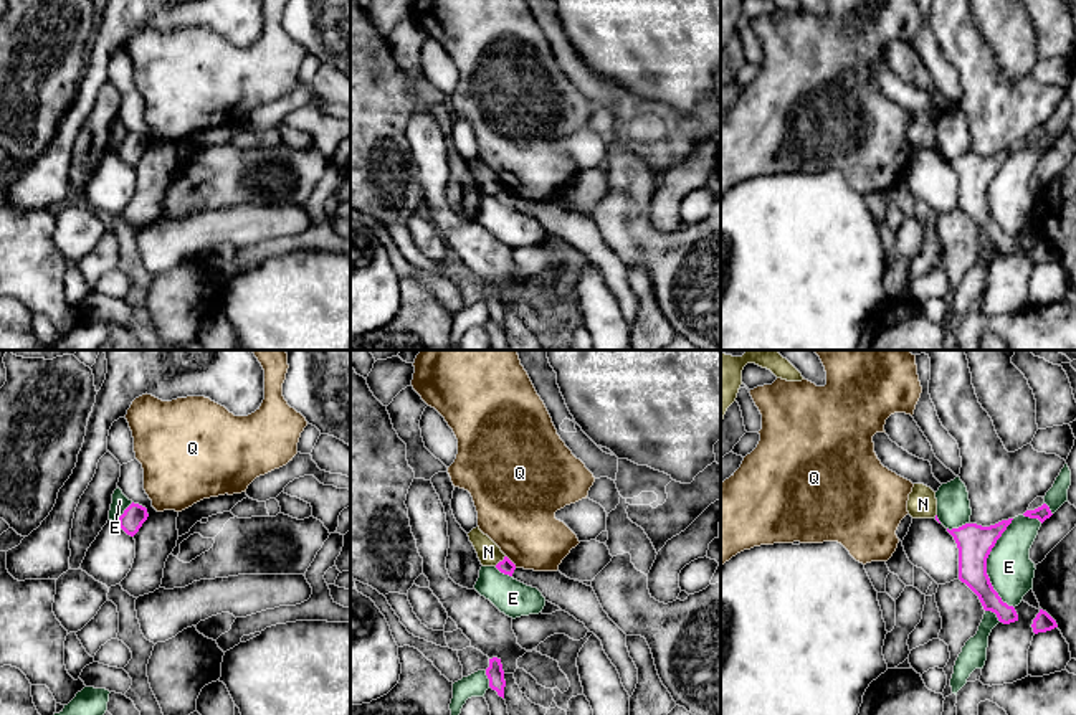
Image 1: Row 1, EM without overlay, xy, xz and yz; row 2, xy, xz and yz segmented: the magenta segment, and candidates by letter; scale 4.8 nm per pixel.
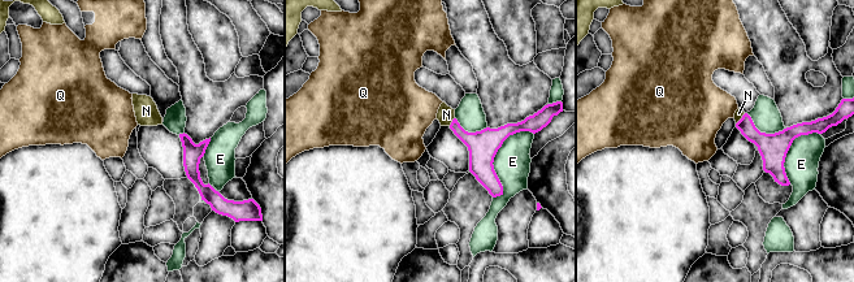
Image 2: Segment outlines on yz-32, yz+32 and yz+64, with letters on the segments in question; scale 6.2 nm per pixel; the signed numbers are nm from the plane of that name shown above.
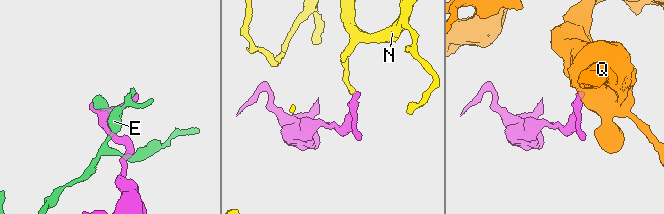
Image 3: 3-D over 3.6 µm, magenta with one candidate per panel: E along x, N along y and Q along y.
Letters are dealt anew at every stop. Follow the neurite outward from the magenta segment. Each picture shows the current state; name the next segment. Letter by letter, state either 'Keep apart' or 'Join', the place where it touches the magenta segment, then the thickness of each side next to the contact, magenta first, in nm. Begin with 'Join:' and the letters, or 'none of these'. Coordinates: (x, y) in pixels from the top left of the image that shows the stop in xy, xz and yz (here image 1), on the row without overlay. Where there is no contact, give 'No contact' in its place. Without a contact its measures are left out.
Join: none of these
E: Keep apart. Touches magenta at yz (985, 195). Thickness 170 nm (magenta) against 220 nm
N: Keep apart. Touches magenta at xz (499, 192). Thickness 70 nm (magenta) against 110 nm
Q: Keep apart. Touches magenta at xz (511, 192). Thickness 70 nm (magenta) against 380 nm

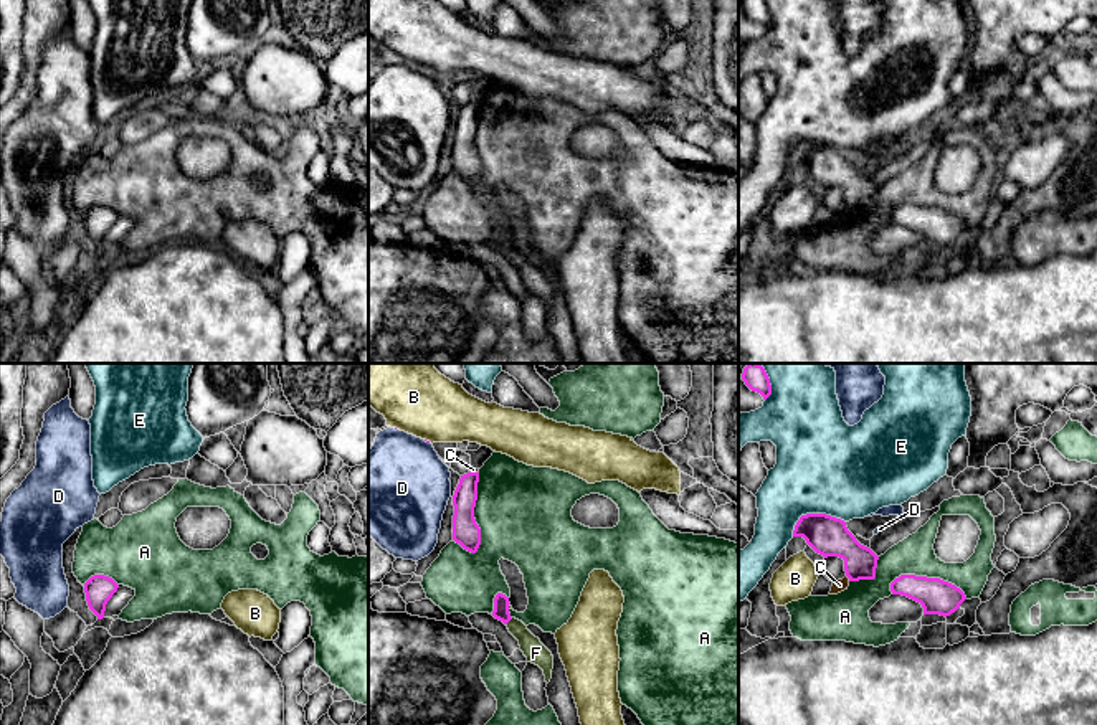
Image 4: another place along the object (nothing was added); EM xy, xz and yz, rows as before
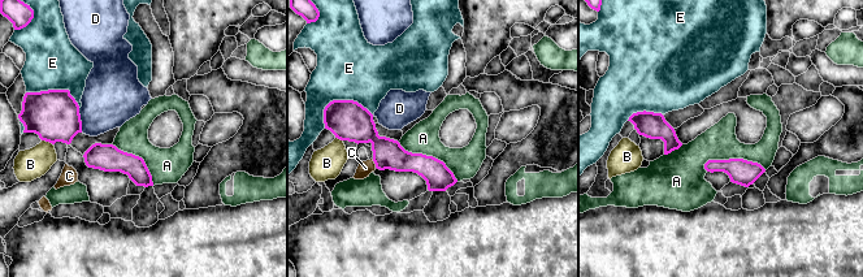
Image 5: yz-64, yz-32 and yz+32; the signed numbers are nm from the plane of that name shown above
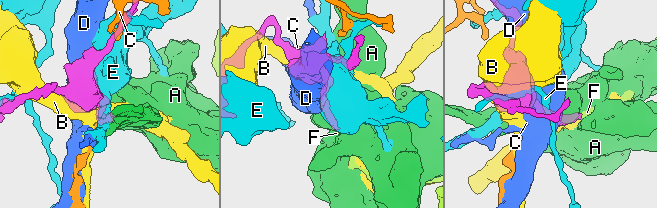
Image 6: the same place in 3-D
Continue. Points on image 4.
Join: F
A: Keep apart. Touches magenta at xz (473, 144). Thickness 140 nm (magenta) against 460 nm
B: Keep apart. Touches magenta at xz (428, 71). Thickness 20 nm (magenta) against 320 nm
C: Keep apart. Touches magenta at yz (848, 207). Thickness 190 nm (magenta) against 60 nm
D: Keep apart. Touches magenta at xz (427, 71). Thickness 20 nm (magenta) against 460 nm
E: Keep apart. Touches magenta at yz (813, 144). Thickness 190 nm (magenta) against 460 nm
F: Join. Touches magenta at xz (509, 250). Thickness 80 nm (magenta) against 110 nm

